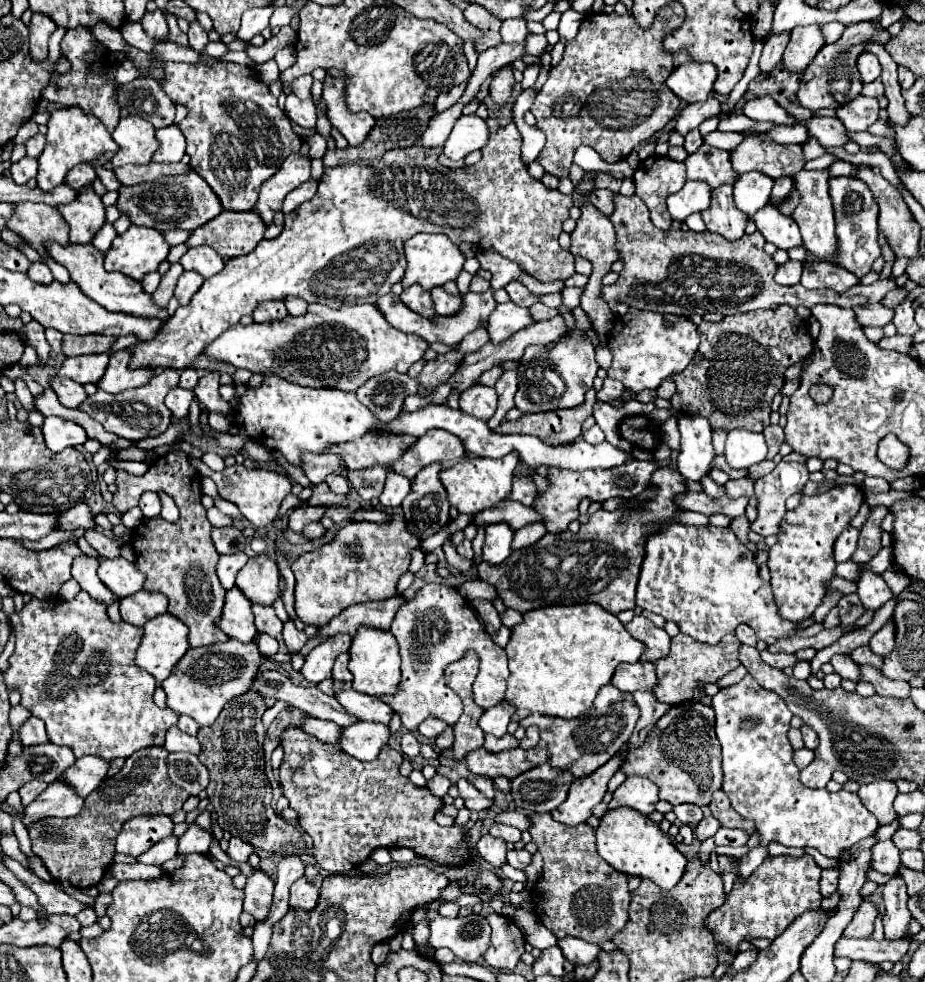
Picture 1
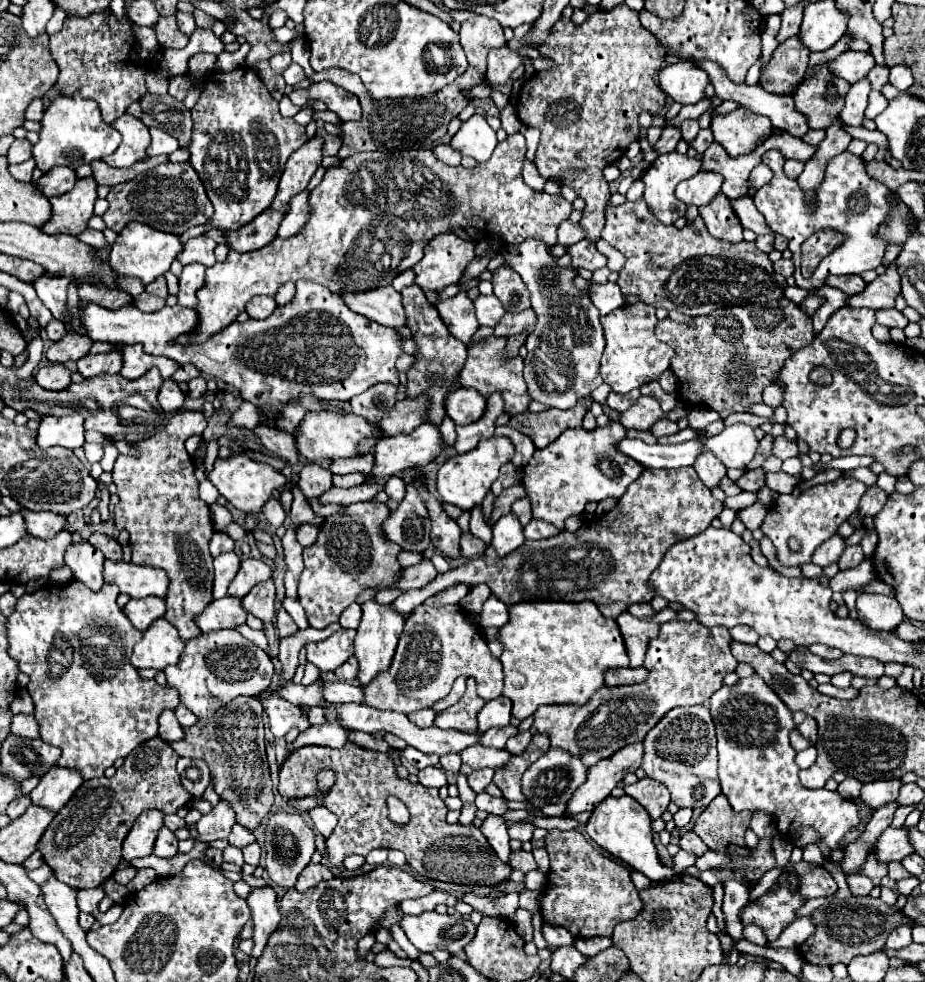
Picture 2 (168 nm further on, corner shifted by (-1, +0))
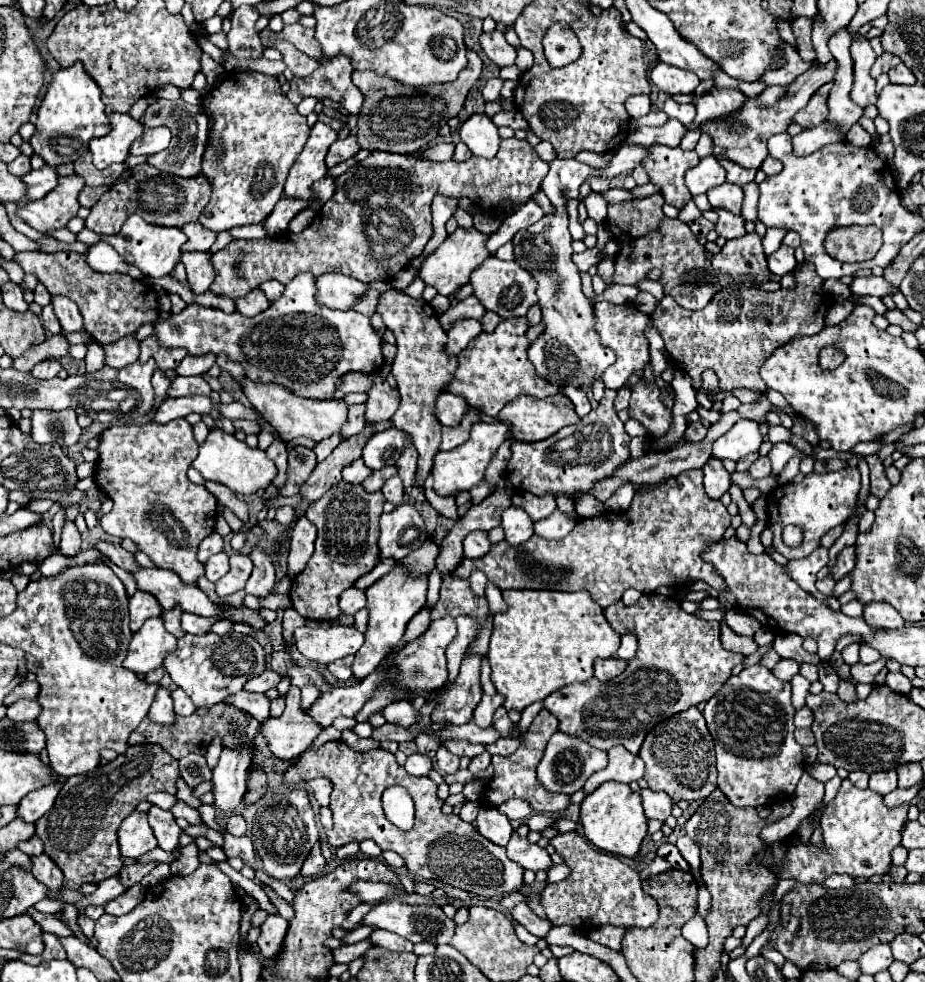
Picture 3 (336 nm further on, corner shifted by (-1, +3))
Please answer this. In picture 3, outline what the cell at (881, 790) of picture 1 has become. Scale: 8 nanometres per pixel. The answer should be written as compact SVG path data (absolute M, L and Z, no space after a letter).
M877 772L869 778L869 788L877 794L889 794L897 788L897 772Z

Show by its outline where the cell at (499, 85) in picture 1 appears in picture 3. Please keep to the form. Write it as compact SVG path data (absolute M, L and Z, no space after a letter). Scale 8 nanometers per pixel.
M495 30L493 34L485 34L483 32L479 42L481 42L481 48L485 50L485 54L489 56L489 60L493 64L497 64L499 68L515 64L515 56L517 56L515 48L505 40L501 30Z

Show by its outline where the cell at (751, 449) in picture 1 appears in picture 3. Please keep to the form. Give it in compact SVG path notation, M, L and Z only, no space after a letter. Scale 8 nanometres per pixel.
M739 420L729 432L725 432L719 440L711 444L711 456L737 462L747 454L759 450L761 442L763 436L759 432L759 424L753 420Z

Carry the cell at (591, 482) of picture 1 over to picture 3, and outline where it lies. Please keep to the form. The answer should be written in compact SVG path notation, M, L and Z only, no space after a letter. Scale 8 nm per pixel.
M605 390L603 400L597 410L591 410L575 426L565 426L551 438L541 442L515 442L511 446L511 460L507 466L507 478L521 492L531 492L535 496L579 496L589 492L597 482L611 478L623 464L629 462L629 442L631 436L623 430L613 400L615 390Z

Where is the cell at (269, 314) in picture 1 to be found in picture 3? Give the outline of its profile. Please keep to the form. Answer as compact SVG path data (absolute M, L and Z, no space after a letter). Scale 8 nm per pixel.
M259 288L253 290L253 292L249 292L247 296L243 296L241 300L235 302L237 312L241 312L243 316L257 316L257 314L265 312L269 308L269 304L271 302L265 298L265 294Z

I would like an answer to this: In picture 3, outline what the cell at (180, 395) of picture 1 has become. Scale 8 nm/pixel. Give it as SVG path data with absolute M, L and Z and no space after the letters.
M155 370L155 374L153 374L153 388L155 388L155 396L159 396L159 398L167 398L169 384L171 384L171 380L165 376L165 372Z

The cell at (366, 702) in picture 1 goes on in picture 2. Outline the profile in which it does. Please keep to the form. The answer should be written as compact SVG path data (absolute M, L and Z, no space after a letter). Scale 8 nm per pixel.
M319 677L319 683L321 683L321 693L323 693L323 699L327 703L363 703L363 691L361 687L355 687L355 685L349 685L349 683L343 683L343 681L325 681Z

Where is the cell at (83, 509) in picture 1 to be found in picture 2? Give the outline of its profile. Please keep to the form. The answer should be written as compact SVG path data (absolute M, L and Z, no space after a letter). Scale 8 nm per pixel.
M23 509L21 515L23 515L23 519L25 519L25 531L27 531L29 535L33 535L33 537L39 537L39 539L55 537L55 535L63 529L63 525L65 525L65 521L67 521L65 515L55 515L55 513L51 513L51 511L33 513L33 511L29 511L29 509Z

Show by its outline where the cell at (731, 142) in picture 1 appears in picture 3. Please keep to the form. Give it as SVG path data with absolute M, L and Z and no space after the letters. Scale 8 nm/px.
M669 118L665 126L659 126L659 128L639 128L637 132L631 132L627 136L627 144L643 144L643 146L649 146L649 144L667 144L667 146L679 146L679 142L683 140L687 128Z

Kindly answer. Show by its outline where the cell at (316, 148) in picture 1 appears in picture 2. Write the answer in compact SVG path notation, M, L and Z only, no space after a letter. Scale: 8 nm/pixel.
M319 131L319 135L325 139L323 143L323 155L337 155L337 151L341 149L341 139L339 137L333 137L325 131Z

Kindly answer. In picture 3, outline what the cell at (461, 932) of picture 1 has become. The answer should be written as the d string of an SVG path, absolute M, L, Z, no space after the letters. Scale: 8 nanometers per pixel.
M383 902L379 906L375 906L365 918L363 924L371 924L389 932L395 932L407 940L411 940L413 944L417 942L431 942L435 946L441 944L449 944L449 940L455 936L457 924L453 918L445 916L445 912L441 908L431 908L431 906L409 906L405 902Z

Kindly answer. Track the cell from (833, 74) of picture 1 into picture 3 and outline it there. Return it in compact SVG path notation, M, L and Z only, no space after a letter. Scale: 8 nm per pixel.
M831 82L821 86L809 100L809 104L797 112L797 116L793 116L793 120L803 126L803 128L815 128L817 124L825 122L825 100L829 96L829 90L831 90Z

